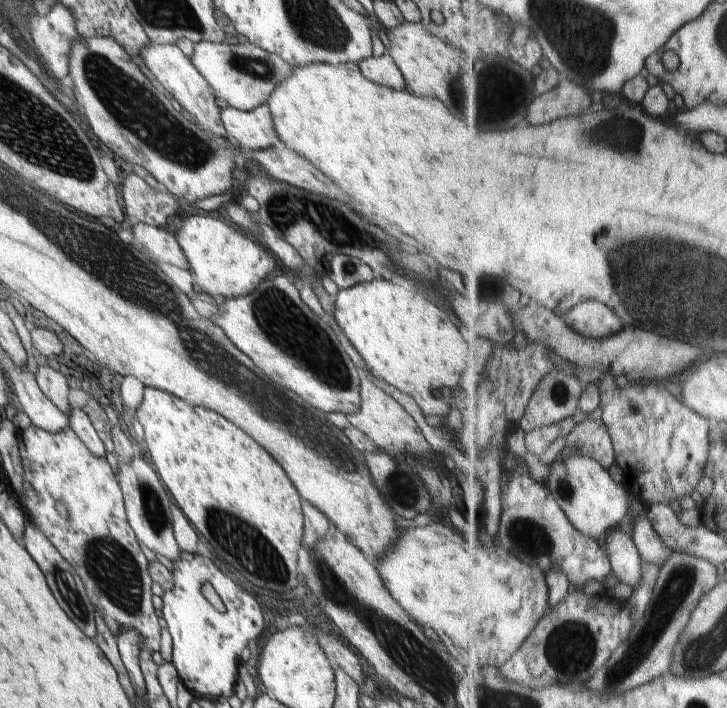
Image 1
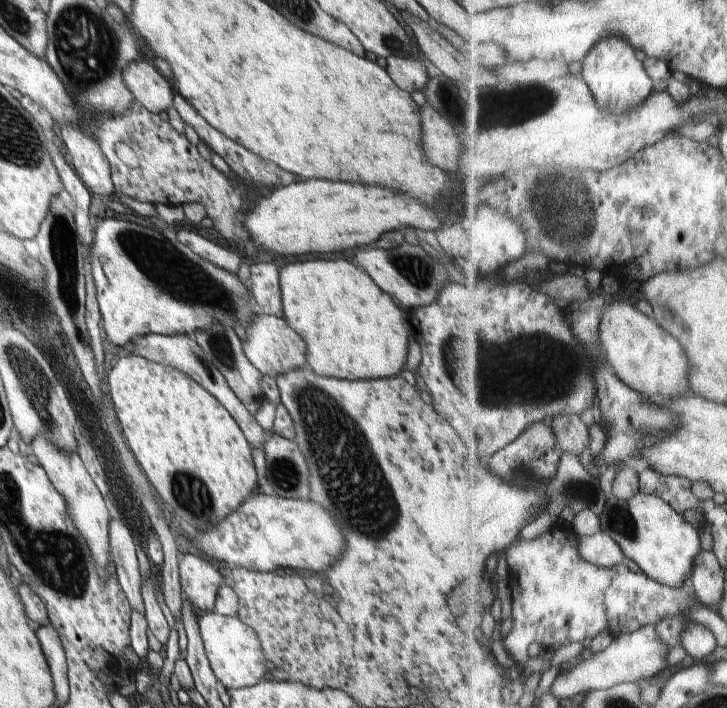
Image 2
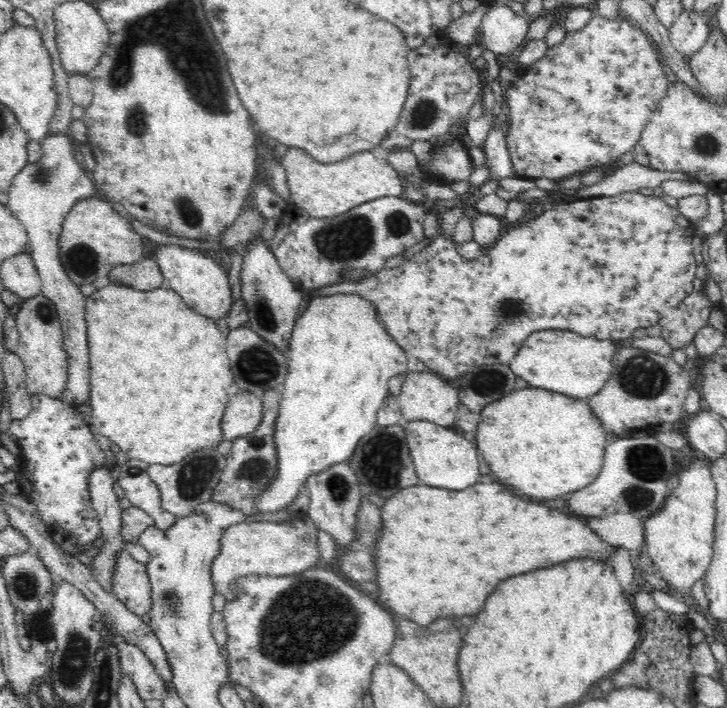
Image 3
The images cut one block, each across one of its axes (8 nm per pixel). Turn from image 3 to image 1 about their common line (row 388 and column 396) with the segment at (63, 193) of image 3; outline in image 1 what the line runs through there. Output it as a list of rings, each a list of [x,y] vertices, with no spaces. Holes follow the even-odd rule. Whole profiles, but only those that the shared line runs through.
[[[388,53],[380,58],[376,58],[376,56],[366,58],[358,63],[358,67],[362,76],[375,84],[398,91],[406,90],[401,71]]]

